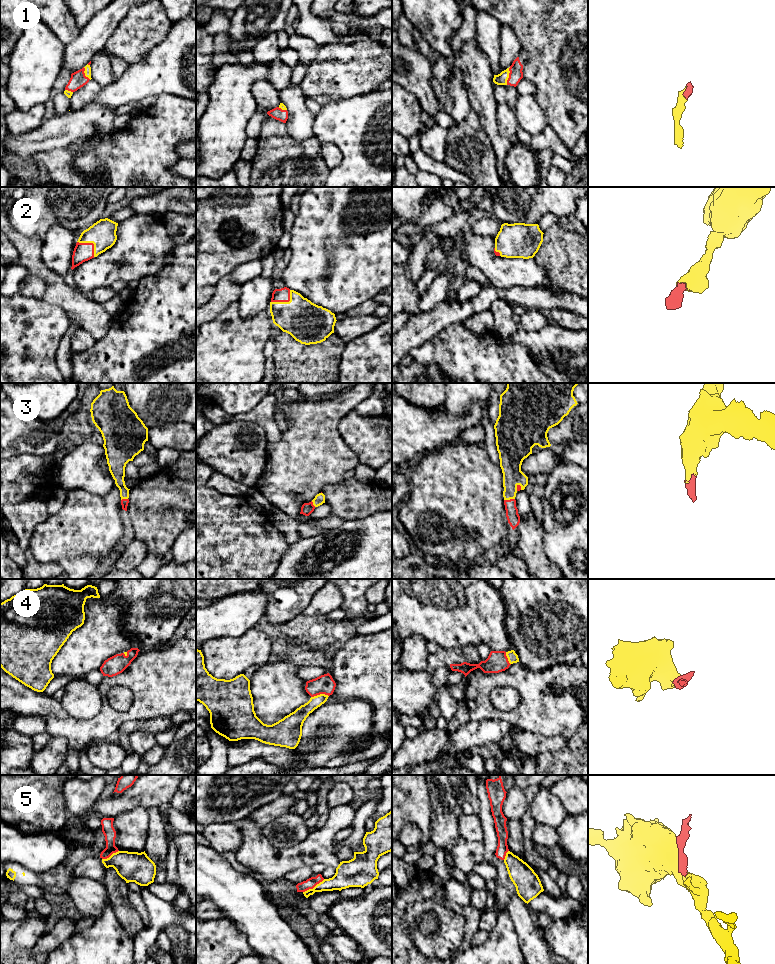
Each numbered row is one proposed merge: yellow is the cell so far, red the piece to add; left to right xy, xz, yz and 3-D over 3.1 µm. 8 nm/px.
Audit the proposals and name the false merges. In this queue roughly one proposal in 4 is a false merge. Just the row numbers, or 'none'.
5

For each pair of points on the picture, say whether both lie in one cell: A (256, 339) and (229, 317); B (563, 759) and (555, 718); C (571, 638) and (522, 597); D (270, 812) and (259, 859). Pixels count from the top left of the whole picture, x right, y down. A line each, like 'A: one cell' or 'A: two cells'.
A: one cell
B: two cells
C: one cell
D: two cells

